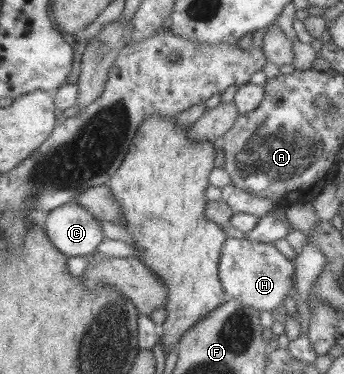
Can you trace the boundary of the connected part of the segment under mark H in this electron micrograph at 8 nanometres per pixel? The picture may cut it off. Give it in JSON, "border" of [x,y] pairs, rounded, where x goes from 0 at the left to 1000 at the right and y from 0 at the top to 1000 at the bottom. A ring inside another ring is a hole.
{"border":[[[703,631],[660,634],[645,655],[631,730],[654,786],[654,805],[686,799],[703,813],[741,824],[750,834],[788,832],[823,807],[834,786],[849,789],[837,775],[849,727],[849,703],[802,671],[794,650],[733,647]]]}

